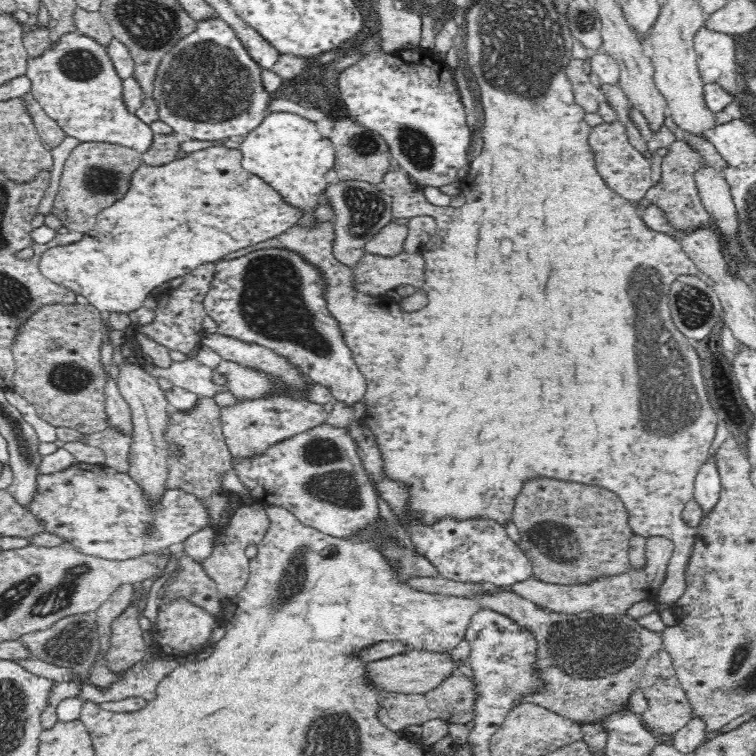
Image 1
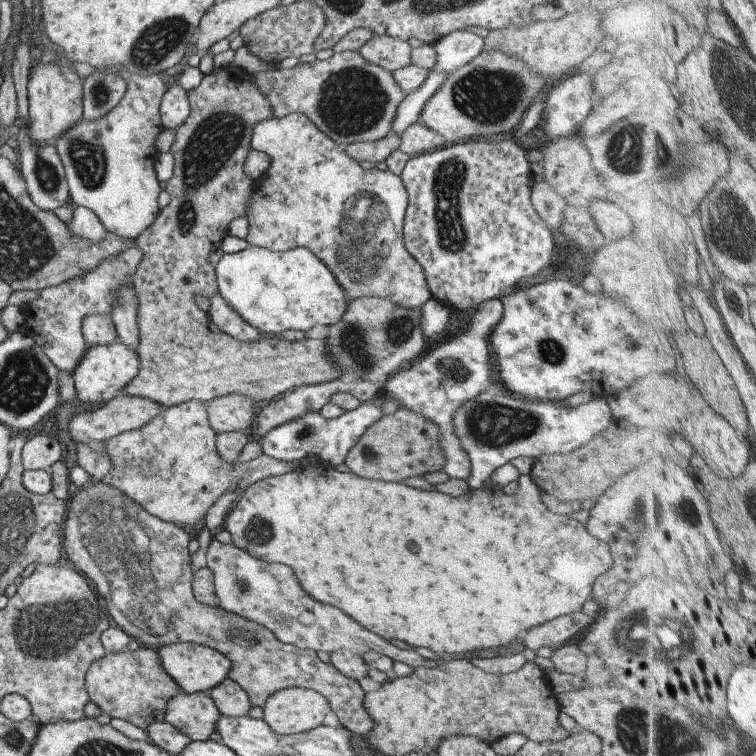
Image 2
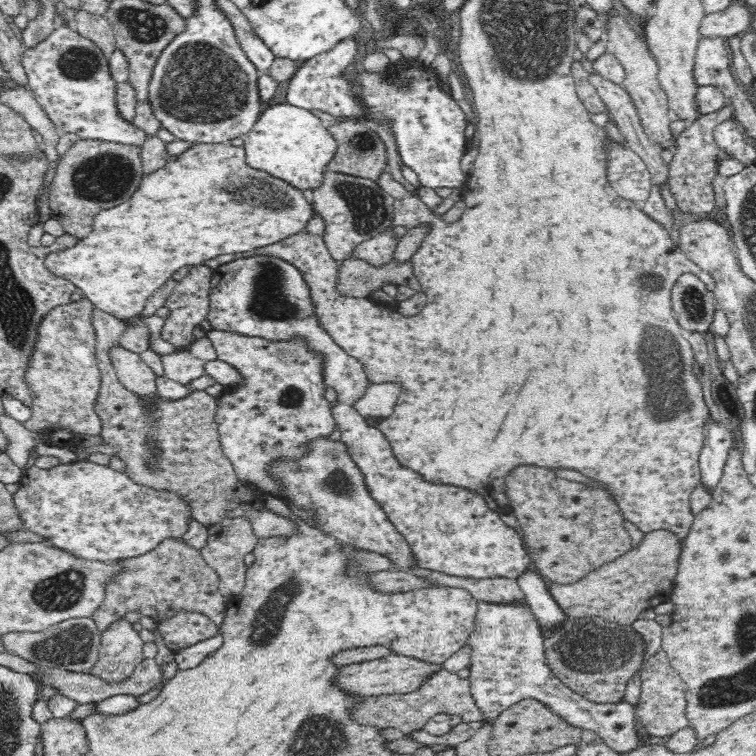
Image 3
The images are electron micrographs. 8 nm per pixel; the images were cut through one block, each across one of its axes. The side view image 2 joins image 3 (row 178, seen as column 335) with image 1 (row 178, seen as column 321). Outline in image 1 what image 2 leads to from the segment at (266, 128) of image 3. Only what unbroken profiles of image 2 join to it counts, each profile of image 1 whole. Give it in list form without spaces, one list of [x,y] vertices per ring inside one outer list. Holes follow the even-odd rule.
[[[268,111],[262,122],[248,135],[240,139],[242,166],[248,172],[260,176],[270,183],[288,203],[302,207],[300,225],[316,225],[311,214],[321,203],[327,187],[324,174],[333,168],[336,147],[329,138],[324,138],[316,123],[298,113],[288,111]]]

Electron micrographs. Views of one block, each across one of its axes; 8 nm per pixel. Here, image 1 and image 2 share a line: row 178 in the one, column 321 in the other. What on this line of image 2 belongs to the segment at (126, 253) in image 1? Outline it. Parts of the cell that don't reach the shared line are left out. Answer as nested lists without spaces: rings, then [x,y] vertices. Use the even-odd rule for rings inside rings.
[[[300,112],[259,121],[252,130],[250,148],[269,158],[268,167],[258,177],[246,202],[248,245],[273,252],[306,248],[330,271],[344,289],[346,302],[359,297],[387,299],[402,309],[419,309],[432,296],[423,269],[407,252],[402,237],[407,195],[400,177],[391,171],[365,170],[333,139],[325,136]]]

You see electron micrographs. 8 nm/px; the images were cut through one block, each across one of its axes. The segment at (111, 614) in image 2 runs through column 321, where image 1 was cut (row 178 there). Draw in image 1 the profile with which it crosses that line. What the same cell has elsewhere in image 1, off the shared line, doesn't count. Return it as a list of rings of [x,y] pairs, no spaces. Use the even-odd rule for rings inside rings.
[[[676,140],[668,147],[668,154],[663,158],[661,169],[661,182],[655,187],[650,188],[645,194],[643,200],[639,203],[654,202],[660,206],[668,222],[671,224],[672,230],[678,233],[685,233],[699,227],[704,227],[710,220],[710,214],[706,211],[702,199],[698,194],[698,187],[696,187],[696,172],[702,170],[707,166],[704,155],[696,149],[696,145],[692,145],[690,140]]]

